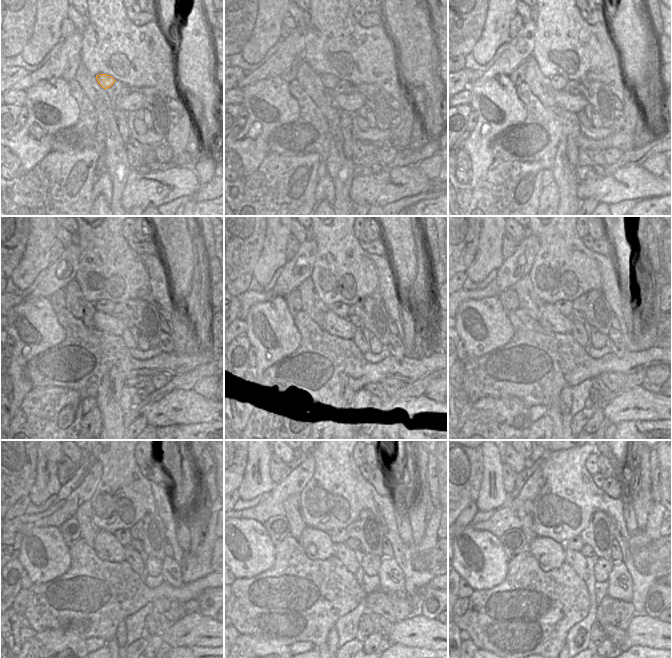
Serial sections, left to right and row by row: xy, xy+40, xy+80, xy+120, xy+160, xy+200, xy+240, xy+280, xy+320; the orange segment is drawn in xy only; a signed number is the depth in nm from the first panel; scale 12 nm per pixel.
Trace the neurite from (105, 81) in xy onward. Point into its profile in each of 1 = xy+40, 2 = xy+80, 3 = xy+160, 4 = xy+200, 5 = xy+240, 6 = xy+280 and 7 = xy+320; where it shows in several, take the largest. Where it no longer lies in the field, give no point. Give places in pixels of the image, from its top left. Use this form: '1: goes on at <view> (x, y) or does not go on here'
1: goes on at xy+40 (330, 81)
2: goes on at xy+80 (558, 82)
3: goes on at xy+160 (339, 308)
4: goes on at xy+200 (565, 307)
5: goes on at xy+240 (124, 537)
6: goes on at xy+280 (348, 540)
7: goes on at xy+320 (576, 543)

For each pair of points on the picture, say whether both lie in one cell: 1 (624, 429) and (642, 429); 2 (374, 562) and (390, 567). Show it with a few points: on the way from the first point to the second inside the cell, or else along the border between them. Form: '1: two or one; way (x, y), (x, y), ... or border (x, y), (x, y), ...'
1: one; way (628, 429), (638, 428)
2: two; border (383, 558), (378, 576)

